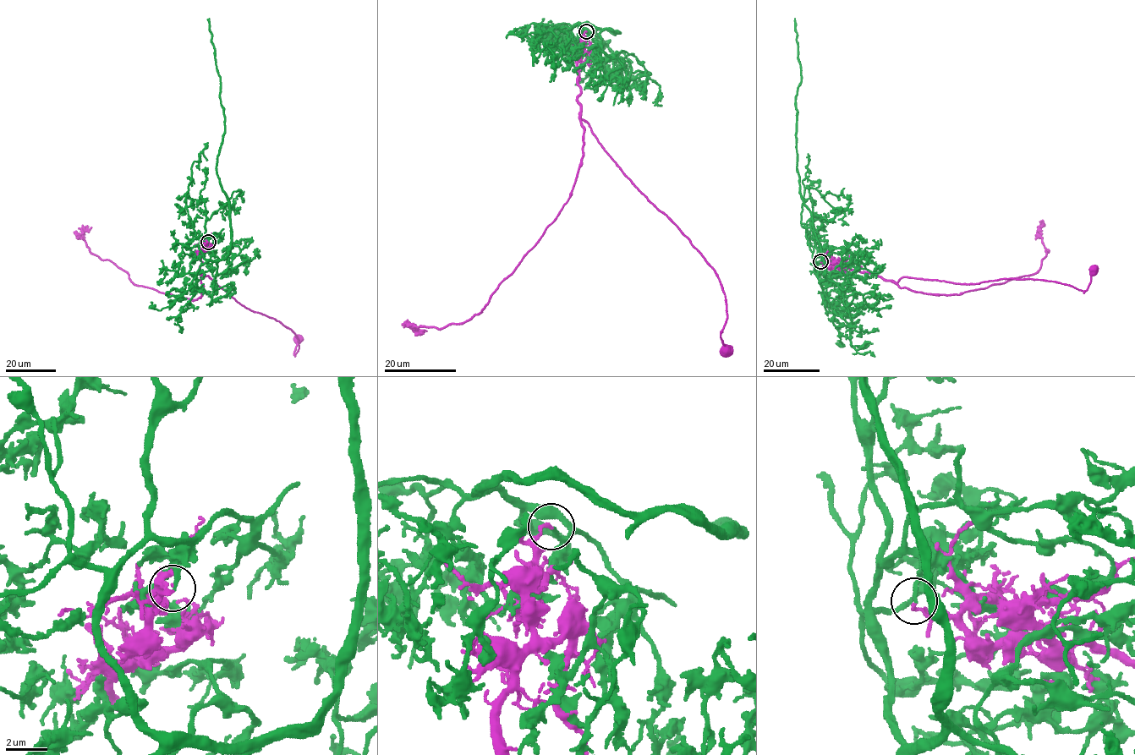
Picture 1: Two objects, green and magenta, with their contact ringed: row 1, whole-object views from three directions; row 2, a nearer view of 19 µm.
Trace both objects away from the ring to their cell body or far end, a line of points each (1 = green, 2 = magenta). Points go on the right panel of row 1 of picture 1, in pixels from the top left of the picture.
1: (821, 261), (819, 254), (819, 281), (825, 263), (797, 167), (801, 77), (795, 18)
2: (821, 261), (874, 273), (919, 292), (962, 294), (1037, 272), (1048, 252), (1040, 221)

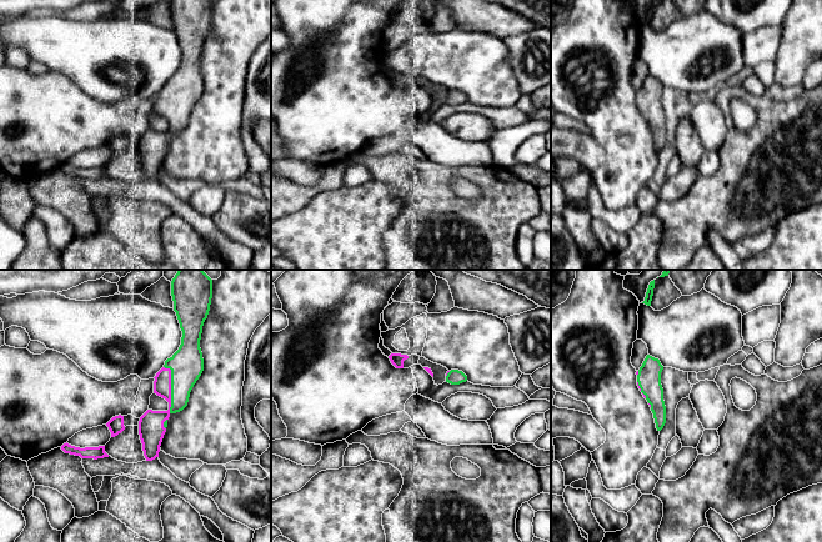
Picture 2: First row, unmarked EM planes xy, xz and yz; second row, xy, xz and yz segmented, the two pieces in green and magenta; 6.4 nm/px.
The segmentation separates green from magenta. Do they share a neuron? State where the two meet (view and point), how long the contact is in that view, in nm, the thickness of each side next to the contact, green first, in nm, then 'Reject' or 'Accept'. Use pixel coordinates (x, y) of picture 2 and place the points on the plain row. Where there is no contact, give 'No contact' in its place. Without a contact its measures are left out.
Touches green at xy (171, 109). Shared border 300 nm. Thickness 220 nm (green) against 140 nm. Reject

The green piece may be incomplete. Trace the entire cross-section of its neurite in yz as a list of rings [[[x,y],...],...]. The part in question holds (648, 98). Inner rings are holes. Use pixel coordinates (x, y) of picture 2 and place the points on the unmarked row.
[[[647,75],[637,95],[641,112],[651,125],[657,151],[661,151],[666,144],[666,126],[661,105],[662,90],[660,80]]]

